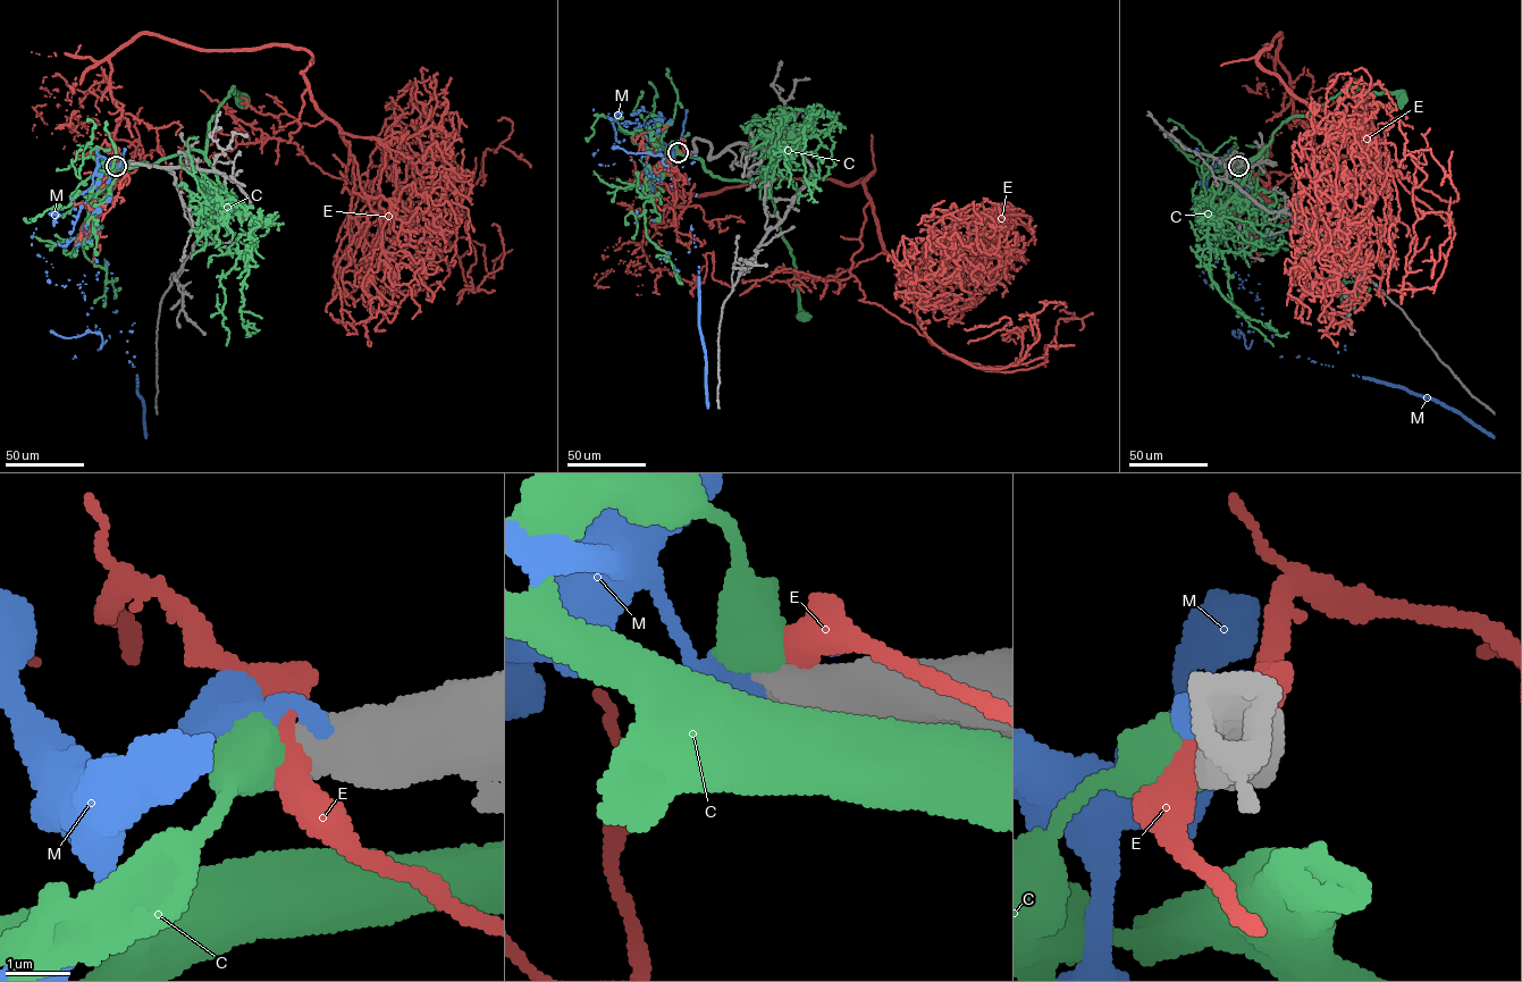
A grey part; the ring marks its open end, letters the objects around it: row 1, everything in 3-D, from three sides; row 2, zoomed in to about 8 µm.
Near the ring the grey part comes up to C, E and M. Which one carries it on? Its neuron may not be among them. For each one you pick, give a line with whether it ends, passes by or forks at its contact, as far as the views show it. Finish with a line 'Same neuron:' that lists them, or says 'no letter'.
Same neuron: no letter

